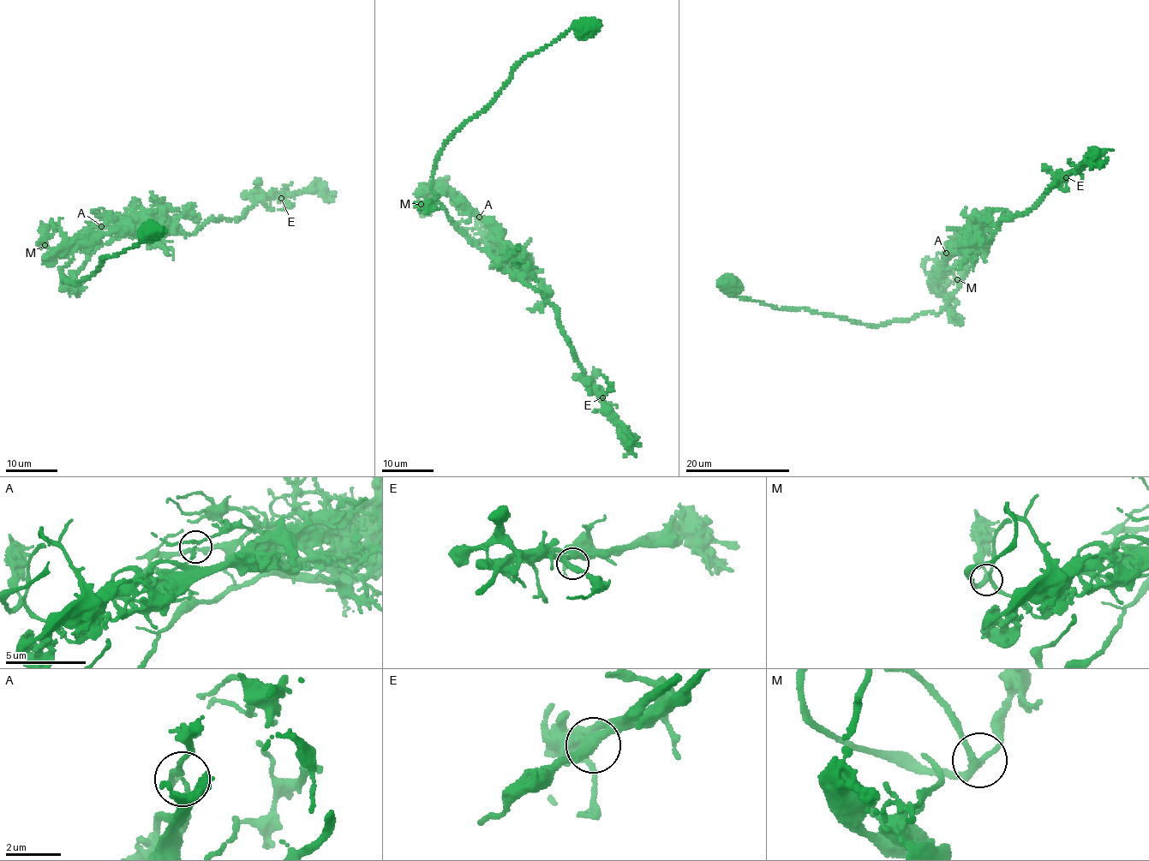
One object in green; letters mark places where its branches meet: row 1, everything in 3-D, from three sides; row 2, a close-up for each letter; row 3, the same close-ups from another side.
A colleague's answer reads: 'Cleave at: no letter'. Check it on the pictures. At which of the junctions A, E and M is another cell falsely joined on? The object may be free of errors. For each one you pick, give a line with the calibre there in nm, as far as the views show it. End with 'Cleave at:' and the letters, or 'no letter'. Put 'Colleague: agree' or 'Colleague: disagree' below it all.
A: calibre 170 nm
Cleave at: A
Colleague: disagree

